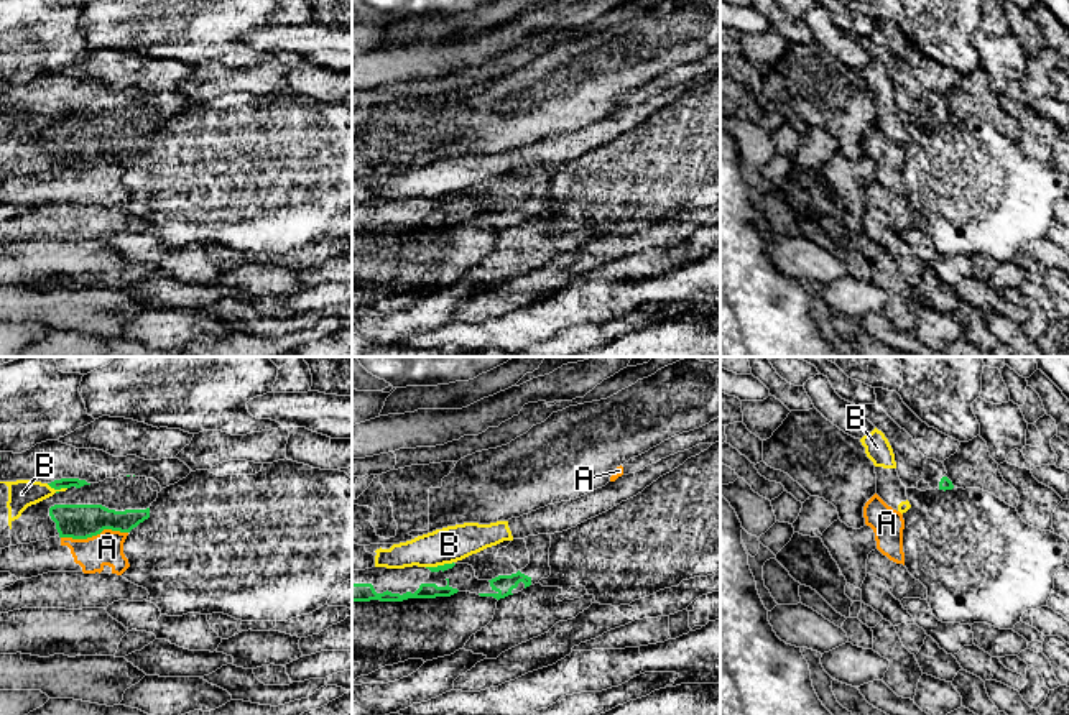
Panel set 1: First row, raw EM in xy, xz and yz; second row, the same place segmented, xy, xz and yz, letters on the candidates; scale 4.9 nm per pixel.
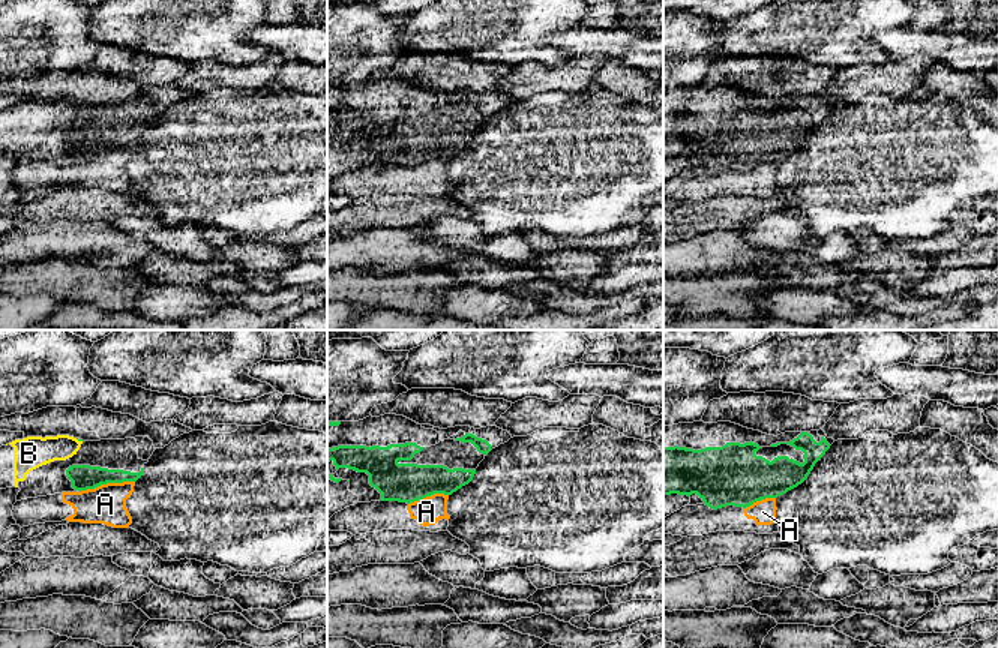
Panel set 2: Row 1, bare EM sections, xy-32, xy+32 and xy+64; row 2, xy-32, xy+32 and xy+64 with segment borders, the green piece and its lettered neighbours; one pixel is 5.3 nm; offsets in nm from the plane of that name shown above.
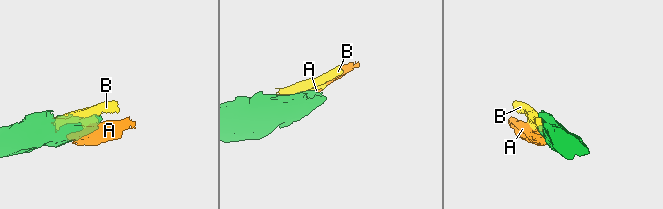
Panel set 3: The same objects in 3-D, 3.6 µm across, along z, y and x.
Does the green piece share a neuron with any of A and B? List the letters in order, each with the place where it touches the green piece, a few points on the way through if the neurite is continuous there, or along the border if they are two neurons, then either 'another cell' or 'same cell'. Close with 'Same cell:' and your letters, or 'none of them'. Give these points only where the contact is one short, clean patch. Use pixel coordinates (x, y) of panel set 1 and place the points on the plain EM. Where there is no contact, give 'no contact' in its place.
A: xy (94, 166) | along xy (127, 163), (102, 161), (86, 170), (61, 170) | another cell
B: xy (56, 120) | along xy (46, 115), (55, 120), (66, 120) | another cell
Same cell: none of them

